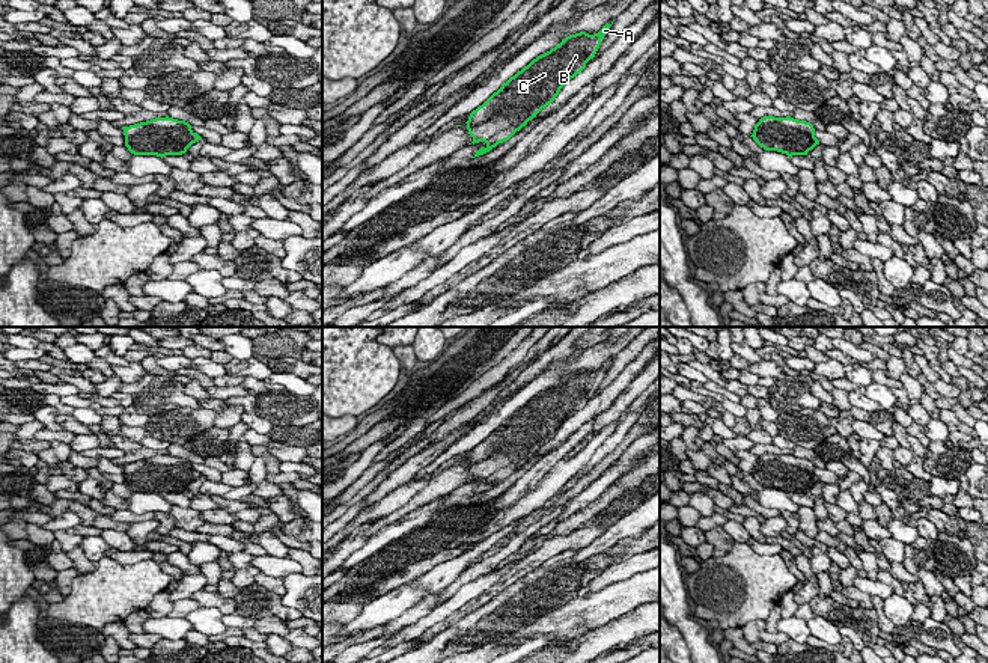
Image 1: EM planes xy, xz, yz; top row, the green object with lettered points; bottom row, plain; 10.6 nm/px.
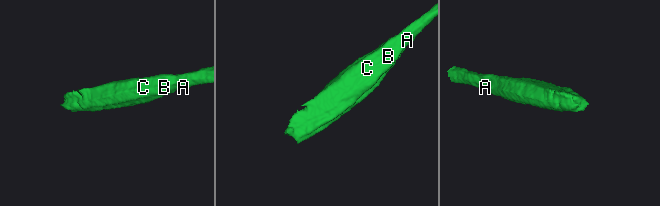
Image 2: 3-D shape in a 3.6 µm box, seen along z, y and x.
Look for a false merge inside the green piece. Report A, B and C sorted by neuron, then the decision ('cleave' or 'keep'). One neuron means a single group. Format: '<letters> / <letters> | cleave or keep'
A B C | keep

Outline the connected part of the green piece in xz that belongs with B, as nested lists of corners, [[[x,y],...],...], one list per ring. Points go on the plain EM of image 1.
[[[613,359],[607,360],[593,372],[580,369],[566,374],[559,383],[533,396],[473,448],[465,460],[473,475],[471,481],[485,479],[486,484],[476,488],[471,496],[509,478],[550,443],[565,420],[580,411],[595,395],[611,362]]]

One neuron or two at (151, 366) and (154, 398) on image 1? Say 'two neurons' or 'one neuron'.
two neurons

